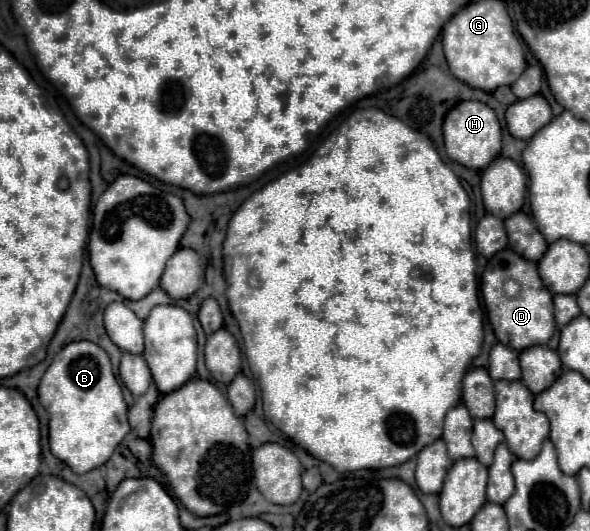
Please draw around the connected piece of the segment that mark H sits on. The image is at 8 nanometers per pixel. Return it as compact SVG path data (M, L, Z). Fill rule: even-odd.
M468 100L454 106L444 118L442 132L444 132L444 146L448 158L474 170L486 168L498 156L502 146L502 130L496 114L492 112L492 108L488 108L478 100Z

